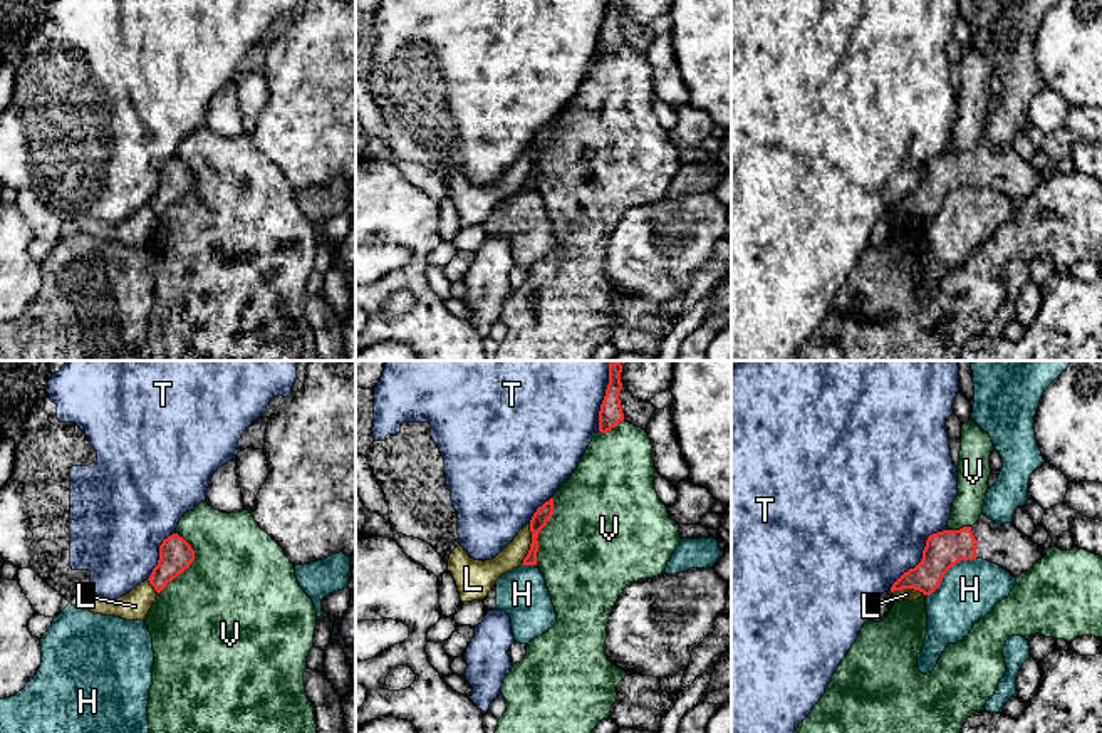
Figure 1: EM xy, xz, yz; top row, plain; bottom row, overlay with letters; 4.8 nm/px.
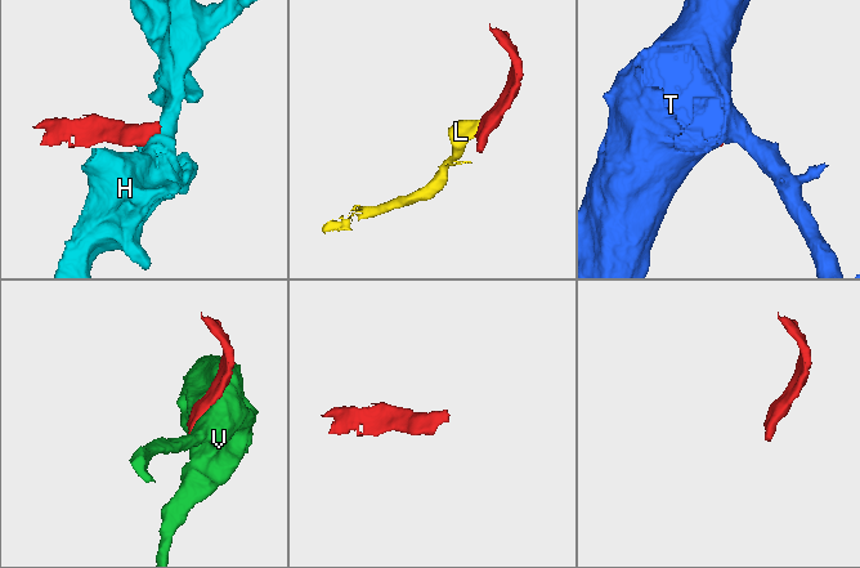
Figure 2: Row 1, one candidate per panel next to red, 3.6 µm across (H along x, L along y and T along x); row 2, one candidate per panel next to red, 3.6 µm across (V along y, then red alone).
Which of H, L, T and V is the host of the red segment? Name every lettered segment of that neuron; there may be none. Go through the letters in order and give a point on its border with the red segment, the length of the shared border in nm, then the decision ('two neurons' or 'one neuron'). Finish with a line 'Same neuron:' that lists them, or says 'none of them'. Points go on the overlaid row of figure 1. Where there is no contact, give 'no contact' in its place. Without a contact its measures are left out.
H: meets red in yz at (948, 569); contact 300 nm long; two neurons
L: meets red in xz at (530, 544); contact 200 nm long; two neurons
T: meets red in yz at (923, 556); contact 420 nm long; two neurons
V: meets red in xy at (190, 564); contact 320 nm long; two neurons
Same neuron: none of them

